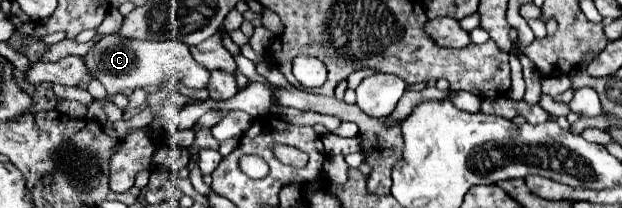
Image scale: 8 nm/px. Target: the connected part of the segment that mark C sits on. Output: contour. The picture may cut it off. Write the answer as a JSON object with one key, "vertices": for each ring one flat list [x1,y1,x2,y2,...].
{"vertices":[[108,34,100,38,88,54,82,56,88,72,102,82,108,94,116,94,124,88,146,88,146,86,160,86,172,80,184,82,188,88,206,88,210,72,194,62,190,50,184,42,178,40,124,40,118,34]]}

